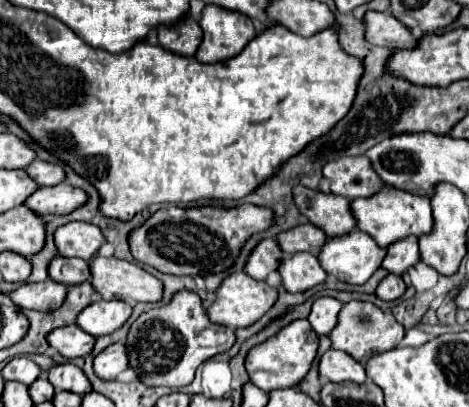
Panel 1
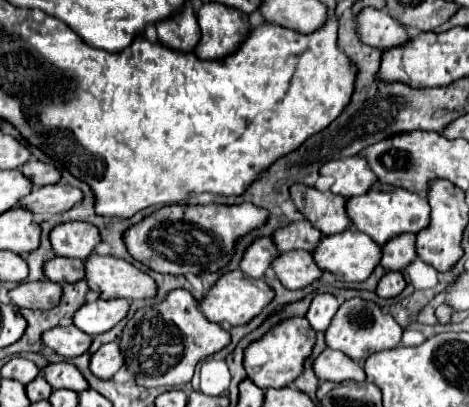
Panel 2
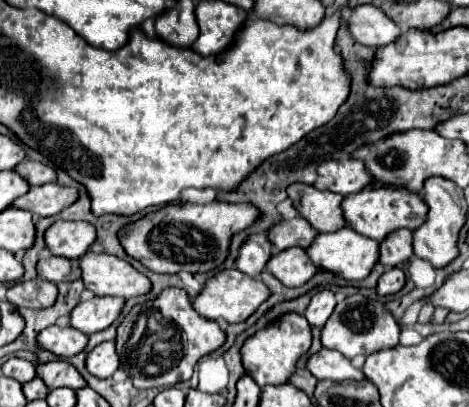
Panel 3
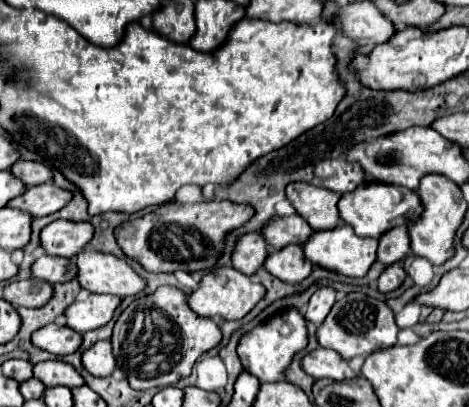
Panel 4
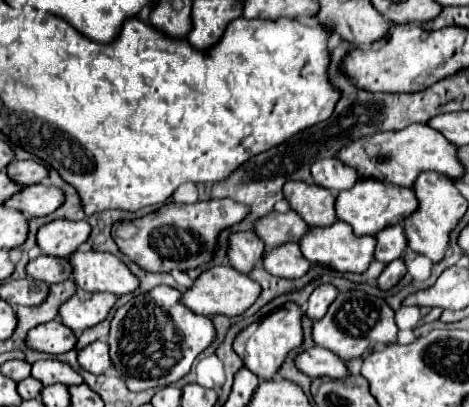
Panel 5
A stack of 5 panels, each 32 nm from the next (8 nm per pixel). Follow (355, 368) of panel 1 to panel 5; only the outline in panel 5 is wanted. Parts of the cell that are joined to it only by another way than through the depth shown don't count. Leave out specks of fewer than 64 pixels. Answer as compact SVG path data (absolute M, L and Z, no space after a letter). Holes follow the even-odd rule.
M320 346L298 352L294 362L296 362L298 370L304 372L306 376L310 376L310 378L318 378L318 376L344 378L344 376L348 376L346 364L334 352L328 352Z

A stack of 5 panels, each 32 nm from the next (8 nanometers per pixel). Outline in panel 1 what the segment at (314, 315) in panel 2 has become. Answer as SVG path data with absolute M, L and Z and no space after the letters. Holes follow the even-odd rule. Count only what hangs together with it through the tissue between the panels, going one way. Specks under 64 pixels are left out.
M320 296L314 300L312 310L308 314L308 322L318 334L328 334L332 330L332 324L336 324L336 312L340 312L342 302L338 302L332 296Z

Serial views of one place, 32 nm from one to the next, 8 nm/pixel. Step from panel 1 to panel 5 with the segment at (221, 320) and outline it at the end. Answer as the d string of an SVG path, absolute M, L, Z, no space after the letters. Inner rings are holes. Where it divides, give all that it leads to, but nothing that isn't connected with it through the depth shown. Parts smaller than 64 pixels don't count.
M212 266L194 280L194 284L182 294L180 302L186 304L192 312L198 312L204 316L214 316L214 314L236 316L236 314L242 314L248 306L252 306L258 294L260 294L260 286L254 280L250 280L246 274L236 272L230 266Z

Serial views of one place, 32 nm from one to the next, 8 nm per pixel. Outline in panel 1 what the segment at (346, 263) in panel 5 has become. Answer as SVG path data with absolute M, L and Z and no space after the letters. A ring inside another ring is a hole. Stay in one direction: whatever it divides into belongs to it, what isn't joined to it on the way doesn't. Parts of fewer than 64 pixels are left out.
M358 228L344 236L328 238L318 252L320 266L350 284L364 284L382 264L382 258L384 248Z

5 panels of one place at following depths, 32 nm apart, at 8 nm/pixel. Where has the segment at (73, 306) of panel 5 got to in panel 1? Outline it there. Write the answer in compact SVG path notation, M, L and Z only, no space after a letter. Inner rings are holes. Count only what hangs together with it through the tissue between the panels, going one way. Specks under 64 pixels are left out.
M98 300L88 304L76 318L78 328L92 336L104 336L114 332L130 318L132 306L124 300Z

